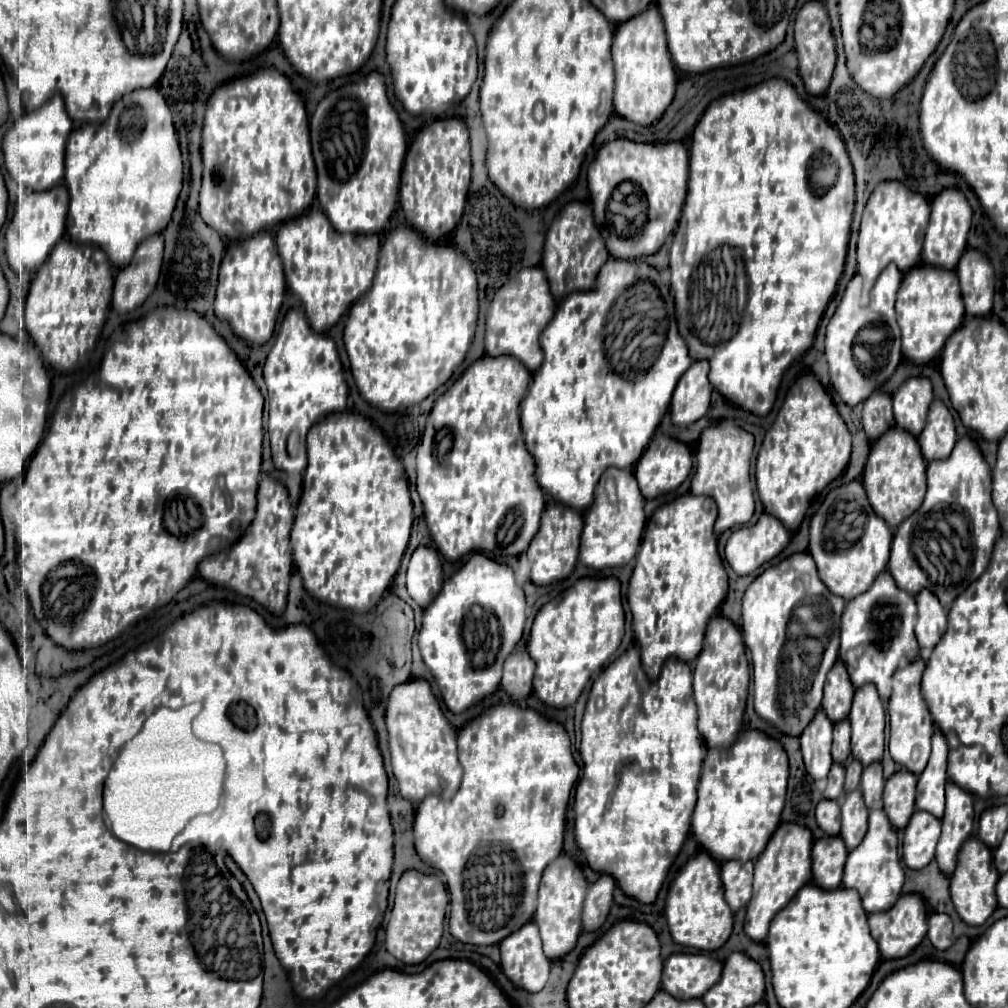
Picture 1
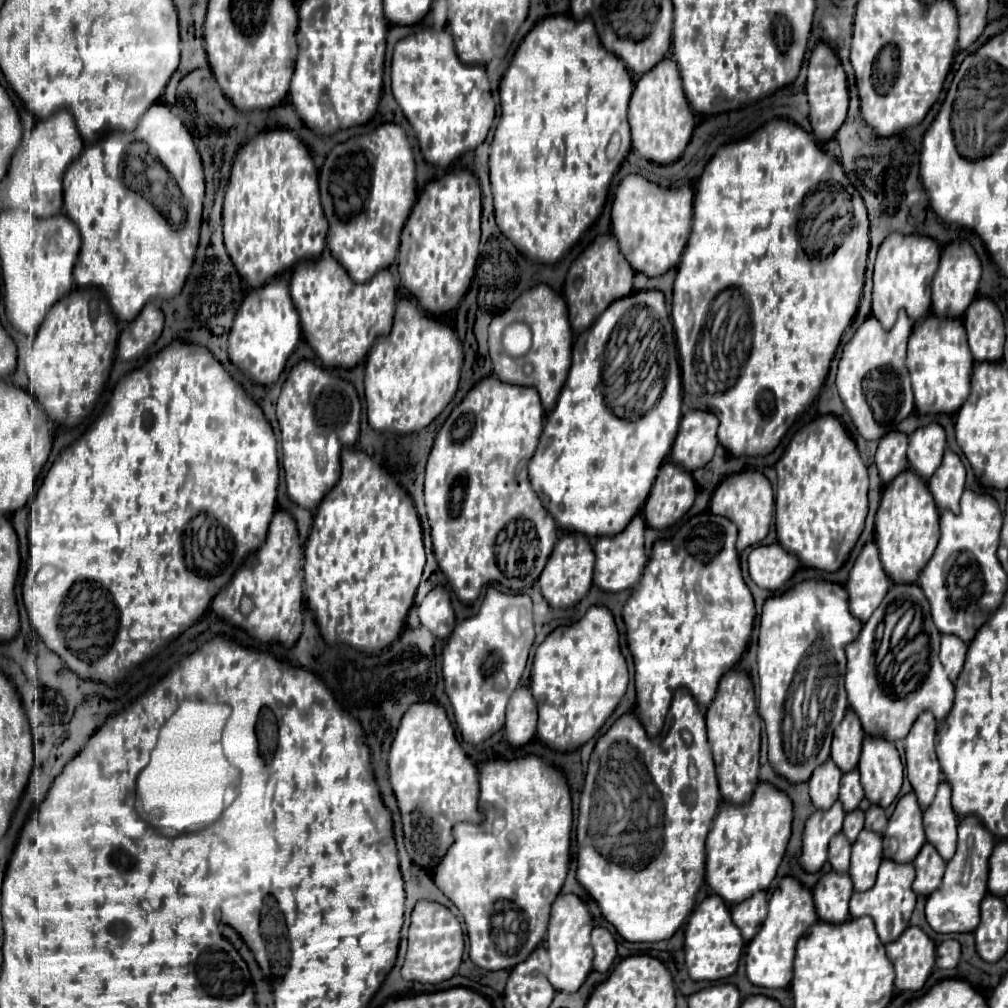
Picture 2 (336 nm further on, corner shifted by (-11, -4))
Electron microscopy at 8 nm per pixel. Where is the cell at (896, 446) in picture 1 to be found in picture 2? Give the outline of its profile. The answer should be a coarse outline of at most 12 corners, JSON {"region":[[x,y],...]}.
{"region":[[904,470],[876,512],[894,582],[916,582],[938,546],[928,484]]}

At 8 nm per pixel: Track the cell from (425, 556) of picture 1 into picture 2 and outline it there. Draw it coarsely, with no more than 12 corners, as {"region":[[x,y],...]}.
{"region":[[446,586],[418,604],[420,622],[438,638],[456,624]]}

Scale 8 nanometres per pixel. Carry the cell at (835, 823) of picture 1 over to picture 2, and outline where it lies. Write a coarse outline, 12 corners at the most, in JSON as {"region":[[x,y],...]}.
{"region":[[838,832],[830,840],[828,862],[834,870],[850,866],[850,842]]}

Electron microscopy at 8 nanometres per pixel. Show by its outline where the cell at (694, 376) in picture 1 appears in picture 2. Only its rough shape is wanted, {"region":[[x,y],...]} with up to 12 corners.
{"region":[[712,412],[684,414],[670,452],[690,472],[718,446]]}

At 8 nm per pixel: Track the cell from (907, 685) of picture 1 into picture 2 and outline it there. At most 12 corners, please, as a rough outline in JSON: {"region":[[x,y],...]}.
{"region":[[924,710],[904,742],[908,780],[922,808],[942,778],[936,718]]}

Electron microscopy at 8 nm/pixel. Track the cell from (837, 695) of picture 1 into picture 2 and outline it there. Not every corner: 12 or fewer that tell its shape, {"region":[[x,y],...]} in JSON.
{"region":[[848,708],[836,726],[832,760],[842,772],[858,766],[862,724]]}

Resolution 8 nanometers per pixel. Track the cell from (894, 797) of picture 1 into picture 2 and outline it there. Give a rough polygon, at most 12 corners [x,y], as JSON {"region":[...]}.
{"region":[[910,792],[884,830],[884,858],[912,862],[924,846],[922,808]]}

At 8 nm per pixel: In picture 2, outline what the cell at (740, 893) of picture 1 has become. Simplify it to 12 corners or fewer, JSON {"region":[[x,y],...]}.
{"region":[[766,892],[730,908],[746,942],[754,938],[768,906]]}

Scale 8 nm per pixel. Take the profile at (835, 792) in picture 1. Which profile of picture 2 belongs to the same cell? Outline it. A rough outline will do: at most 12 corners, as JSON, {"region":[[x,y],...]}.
{"region":[[844,806],[816,810],[804,828],[802,866],[818,872],[842,830]]}

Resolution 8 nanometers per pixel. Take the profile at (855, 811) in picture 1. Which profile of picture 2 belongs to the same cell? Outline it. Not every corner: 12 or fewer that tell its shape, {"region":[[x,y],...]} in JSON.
{"region":[[862,830],[852,844],[850,876],[856,890],[876,882],[882,836]]}

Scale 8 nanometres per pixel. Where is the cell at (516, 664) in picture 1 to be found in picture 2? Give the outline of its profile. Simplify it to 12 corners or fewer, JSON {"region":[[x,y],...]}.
{"region":[[518,686],[506,708],[506,738],[524,746],[536,732],[538,702]]}

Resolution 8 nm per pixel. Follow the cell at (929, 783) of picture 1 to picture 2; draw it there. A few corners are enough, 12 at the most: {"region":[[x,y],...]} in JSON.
{"region":[[938,784],[934,802],[924,810],[926,838],[950,860],[956,852],[958,814],[952,790]]}

